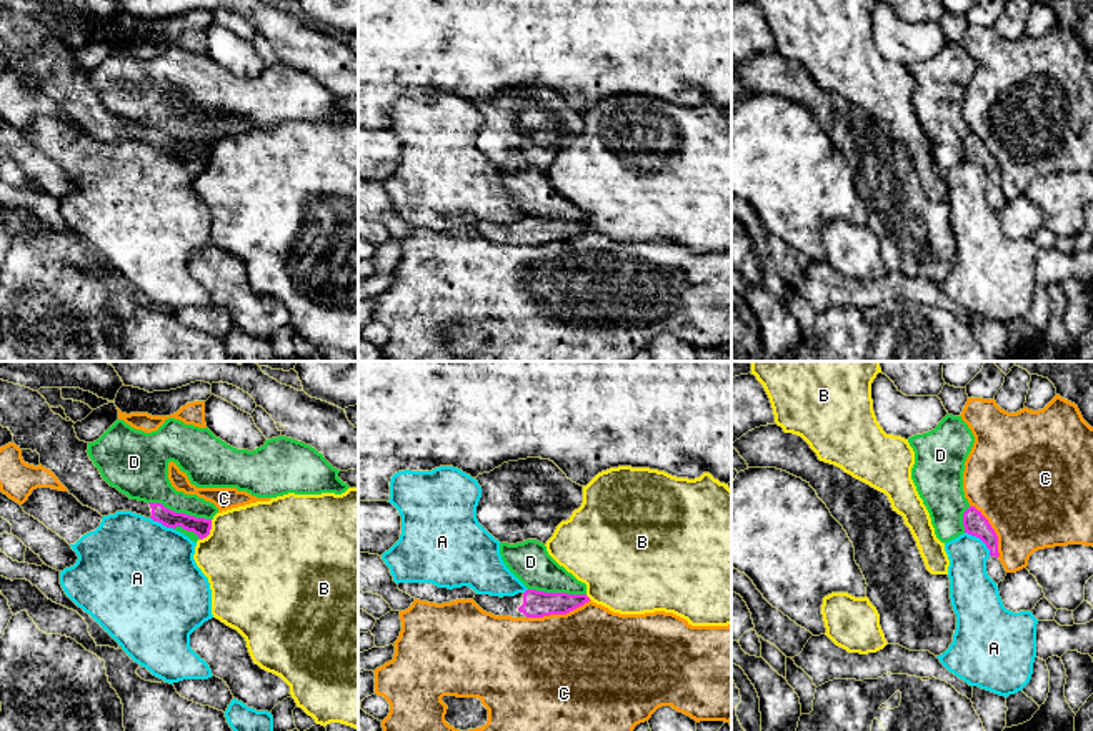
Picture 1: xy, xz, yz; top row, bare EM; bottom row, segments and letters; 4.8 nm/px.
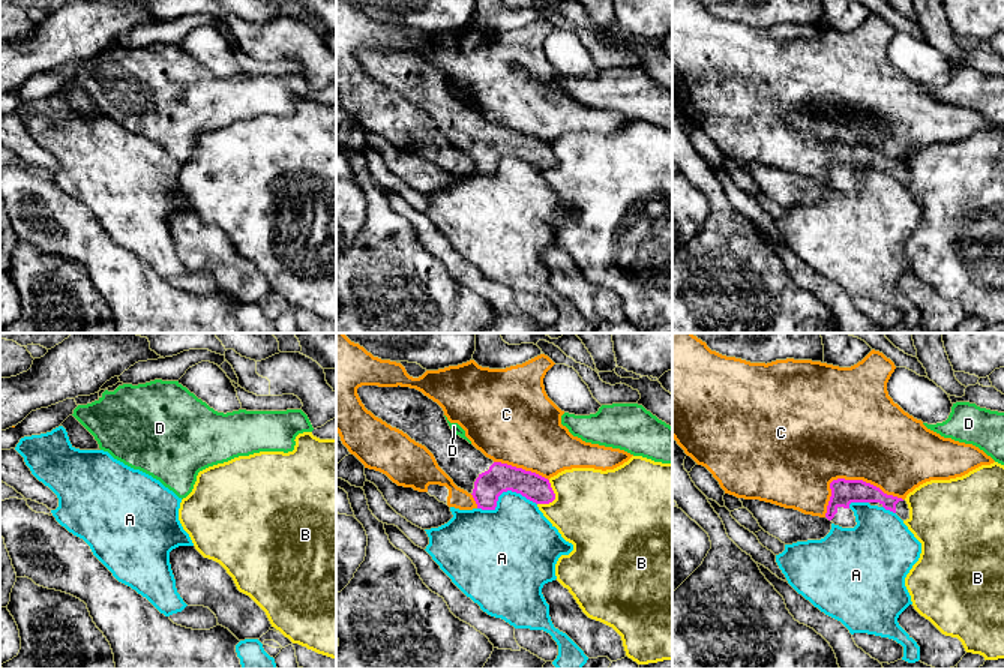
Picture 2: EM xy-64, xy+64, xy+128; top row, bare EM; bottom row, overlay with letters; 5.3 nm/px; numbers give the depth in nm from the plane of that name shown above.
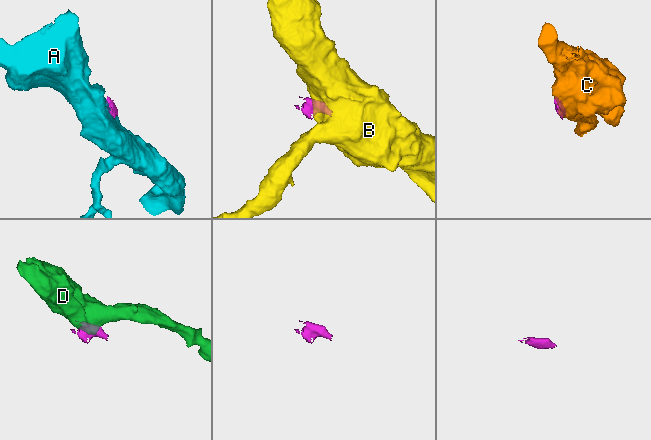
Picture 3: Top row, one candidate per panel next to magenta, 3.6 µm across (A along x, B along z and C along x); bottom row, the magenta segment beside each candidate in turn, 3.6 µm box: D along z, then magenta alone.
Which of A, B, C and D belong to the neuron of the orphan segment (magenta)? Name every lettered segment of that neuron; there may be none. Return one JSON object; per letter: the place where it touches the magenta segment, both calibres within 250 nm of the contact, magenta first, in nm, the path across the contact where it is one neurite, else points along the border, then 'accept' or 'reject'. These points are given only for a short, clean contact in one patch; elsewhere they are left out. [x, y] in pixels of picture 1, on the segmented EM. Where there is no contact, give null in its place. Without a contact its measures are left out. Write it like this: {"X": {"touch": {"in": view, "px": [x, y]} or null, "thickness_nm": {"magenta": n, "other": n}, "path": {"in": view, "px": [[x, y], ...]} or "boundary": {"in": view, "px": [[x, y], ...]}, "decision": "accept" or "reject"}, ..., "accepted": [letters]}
{"A": {"touch": {"in": "yz", "px": [980, 538]}, "thickness_nm": {"magenta": 110, "other": 200}, "decision": "reject"}, "B": {"touch": {"in": "xy", "px": [209, 532]}, "thickness_nm": {"magenta": 90, "other": 480}, "boundary": {"in": "xy", "px": [[212, 520], [210, 532], [200, 540]]}, "decision": "reject"}, "C": {"touch": {"in": "xz", "px": [558, 613]}, "thickness_nm": {"magenta": 130, "other": 500}, "decision": "reject"}, "D": {"touch": {"in": "xy", "px": [180, 513]}, "thickness_nm": {"magenta": 90, "other": 240}, "boundary": {"in": "xy", "px": [[149, 502], [159, 502], [175, 512], [210, 520]]}, "decision": "reject"}, "accepted": []}

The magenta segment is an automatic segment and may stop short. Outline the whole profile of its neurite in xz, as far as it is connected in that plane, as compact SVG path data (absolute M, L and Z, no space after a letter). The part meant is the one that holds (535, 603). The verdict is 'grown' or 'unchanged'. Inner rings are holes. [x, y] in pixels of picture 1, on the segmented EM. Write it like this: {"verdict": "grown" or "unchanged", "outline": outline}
{"verdict": "grown", "outline": "M527 589L515 596L475 594L473 601L487 613L512 618L566 614L590 601L586 594L545 593Z"}

